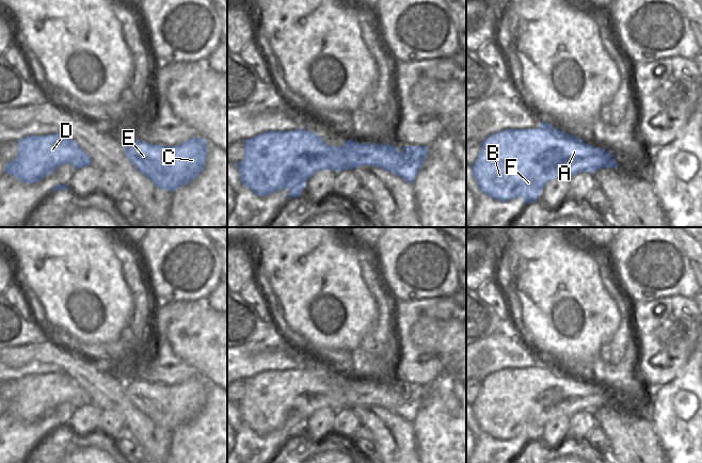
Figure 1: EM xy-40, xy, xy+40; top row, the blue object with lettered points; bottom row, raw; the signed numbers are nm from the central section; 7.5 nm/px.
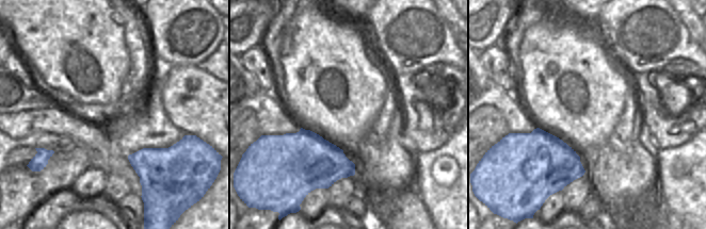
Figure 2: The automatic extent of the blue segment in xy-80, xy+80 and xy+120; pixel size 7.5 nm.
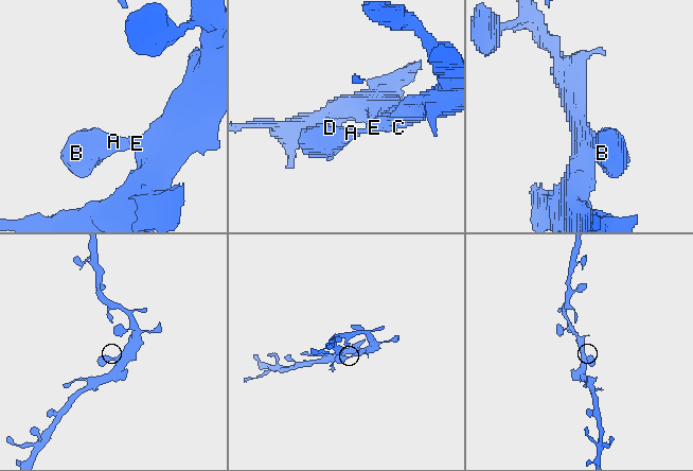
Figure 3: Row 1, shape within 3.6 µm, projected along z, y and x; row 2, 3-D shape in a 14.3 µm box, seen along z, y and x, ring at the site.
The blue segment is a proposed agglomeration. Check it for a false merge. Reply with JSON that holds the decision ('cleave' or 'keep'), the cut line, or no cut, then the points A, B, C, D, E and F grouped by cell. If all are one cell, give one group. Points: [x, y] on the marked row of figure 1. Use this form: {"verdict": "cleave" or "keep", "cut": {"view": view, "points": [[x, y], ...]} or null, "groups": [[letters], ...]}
{"verdict": "keep", "cut": null, "groups": [["A", "B", "C", "D", "E", "F"]]}

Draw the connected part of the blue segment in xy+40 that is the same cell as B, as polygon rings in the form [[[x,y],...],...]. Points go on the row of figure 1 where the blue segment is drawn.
[[[543,121],[536,129],[506,129],[489,135],[470,166],[481,193],[499,202],[523,197],[527,205],[537,202],[543,188],[555,178],[571,178],[580,172],[593,173],[618,164],[608,150],[593,147]]]

